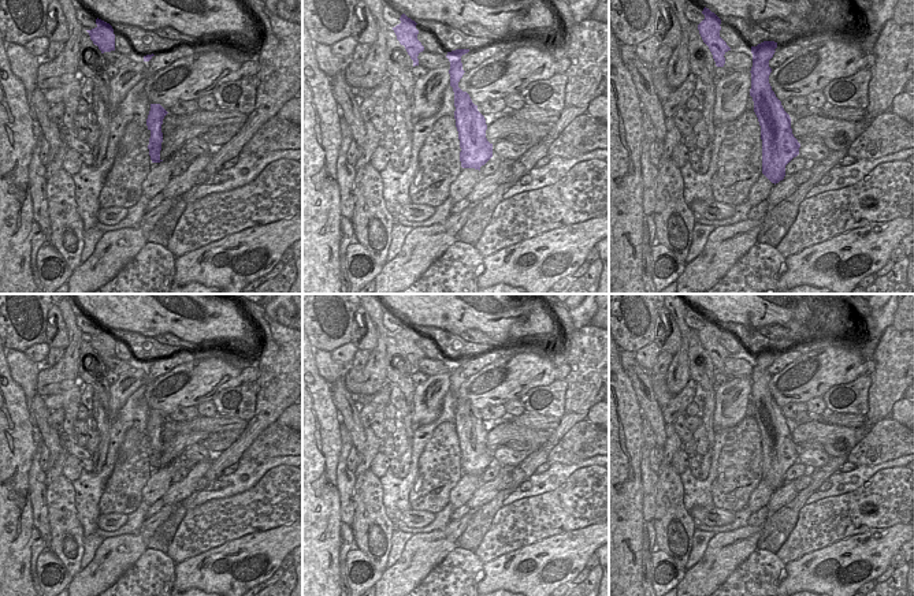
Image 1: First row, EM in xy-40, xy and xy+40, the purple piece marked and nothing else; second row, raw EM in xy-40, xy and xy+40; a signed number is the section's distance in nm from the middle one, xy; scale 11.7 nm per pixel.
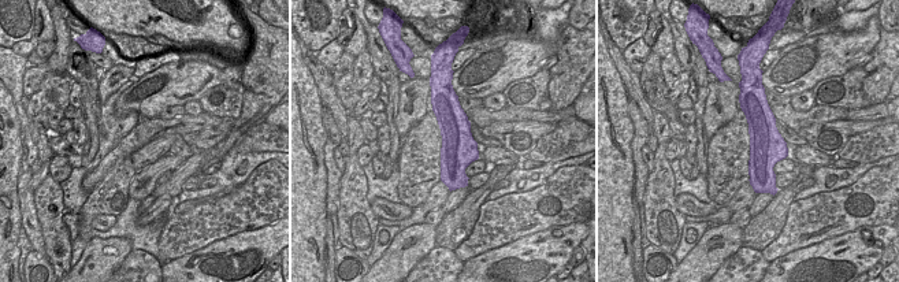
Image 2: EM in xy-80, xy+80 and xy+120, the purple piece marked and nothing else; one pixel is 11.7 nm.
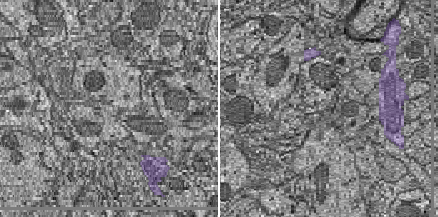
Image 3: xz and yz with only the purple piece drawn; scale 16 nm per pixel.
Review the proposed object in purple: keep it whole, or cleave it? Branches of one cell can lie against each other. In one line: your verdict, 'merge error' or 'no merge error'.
merge error

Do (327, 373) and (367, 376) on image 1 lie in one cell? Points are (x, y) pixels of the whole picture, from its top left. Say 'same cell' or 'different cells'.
different cells

